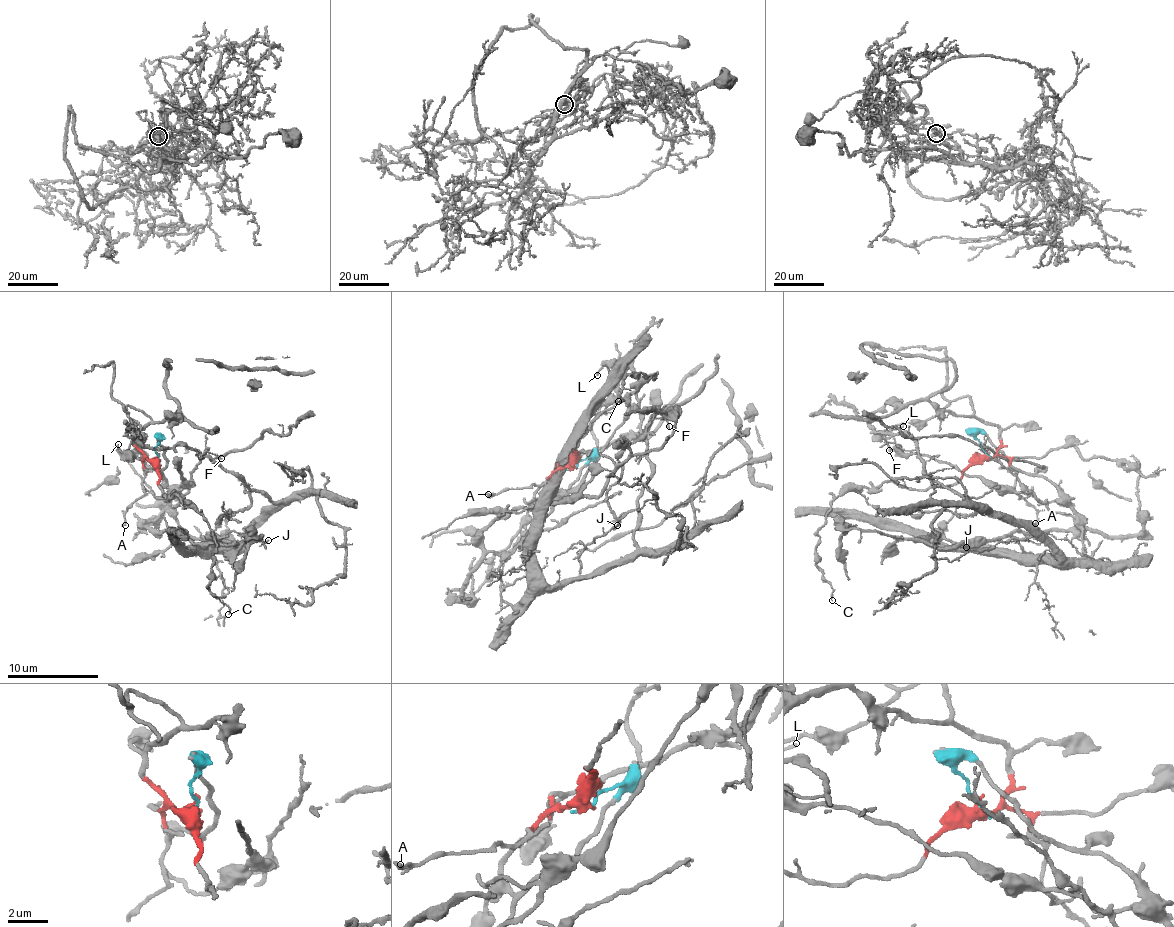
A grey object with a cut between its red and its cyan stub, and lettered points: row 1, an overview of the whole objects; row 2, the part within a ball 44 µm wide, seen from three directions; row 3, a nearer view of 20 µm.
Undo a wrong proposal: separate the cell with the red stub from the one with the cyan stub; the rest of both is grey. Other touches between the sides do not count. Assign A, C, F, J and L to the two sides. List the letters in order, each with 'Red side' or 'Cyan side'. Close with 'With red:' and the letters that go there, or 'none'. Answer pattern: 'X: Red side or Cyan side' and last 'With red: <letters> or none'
A: Red side
C: Red side
F: Cyan side
J: Cyan side
L: Red side
With red: A, C, L

